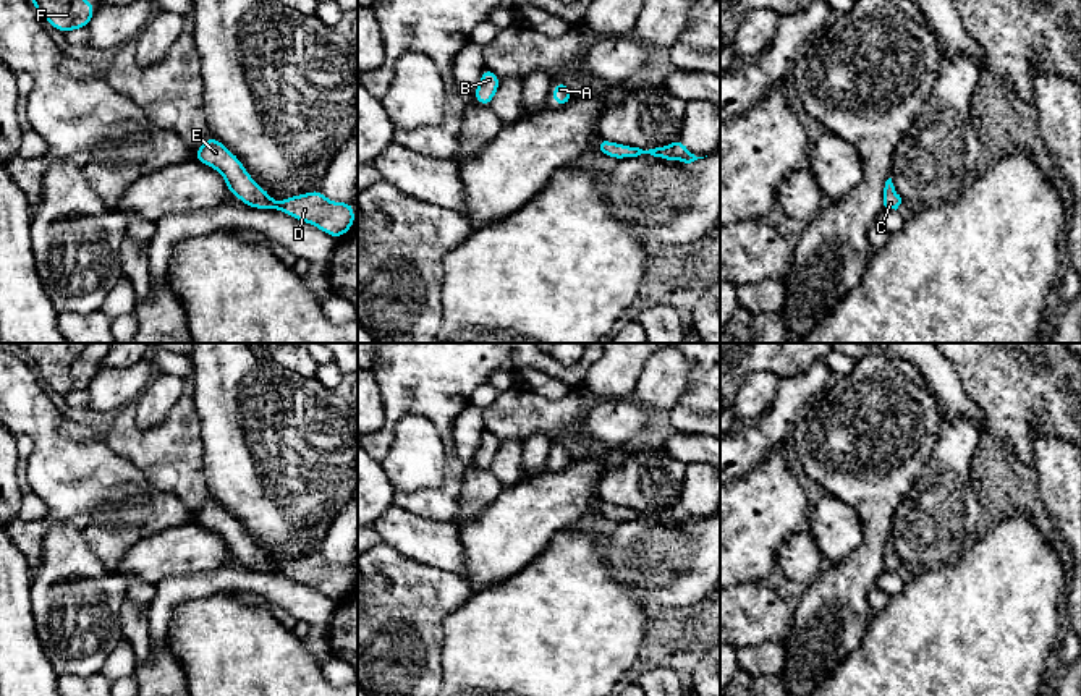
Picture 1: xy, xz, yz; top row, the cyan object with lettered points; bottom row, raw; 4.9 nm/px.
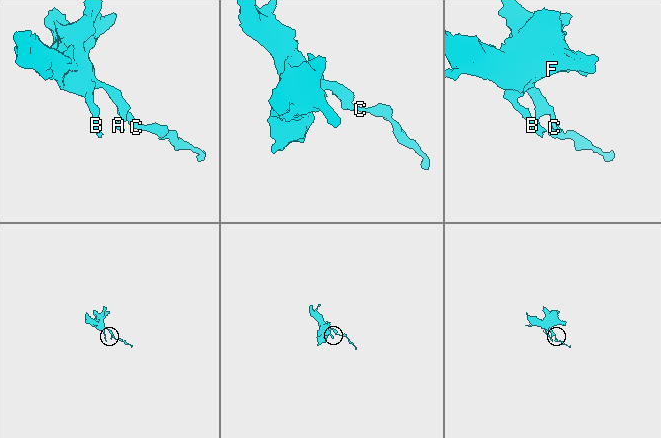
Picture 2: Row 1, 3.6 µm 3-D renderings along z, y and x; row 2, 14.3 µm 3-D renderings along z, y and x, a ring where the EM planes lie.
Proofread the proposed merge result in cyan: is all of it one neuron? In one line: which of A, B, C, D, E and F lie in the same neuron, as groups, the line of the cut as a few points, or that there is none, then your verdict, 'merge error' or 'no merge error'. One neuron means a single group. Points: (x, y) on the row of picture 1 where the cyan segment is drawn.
A B C D E F; no cut; no merge error

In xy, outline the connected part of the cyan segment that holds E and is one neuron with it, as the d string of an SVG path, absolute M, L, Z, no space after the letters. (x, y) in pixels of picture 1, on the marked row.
M212 134L193 154L193 159L220 172L230 194L248 207L282 210L296 220L317 227L335 240L340 240L356 223L353 201L329 201L320 189L275 202L244 170L241 160Z

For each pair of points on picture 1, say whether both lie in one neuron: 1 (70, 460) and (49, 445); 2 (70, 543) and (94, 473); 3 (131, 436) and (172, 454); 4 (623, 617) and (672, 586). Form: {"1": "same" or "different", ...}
{"1": "same", "2": "different", "3": "same", "4": "different"}

